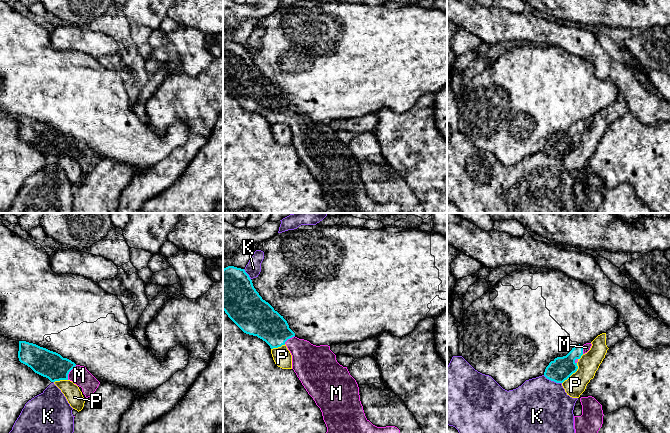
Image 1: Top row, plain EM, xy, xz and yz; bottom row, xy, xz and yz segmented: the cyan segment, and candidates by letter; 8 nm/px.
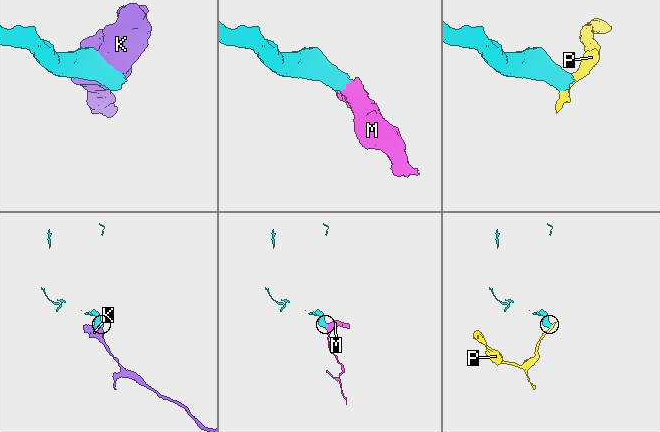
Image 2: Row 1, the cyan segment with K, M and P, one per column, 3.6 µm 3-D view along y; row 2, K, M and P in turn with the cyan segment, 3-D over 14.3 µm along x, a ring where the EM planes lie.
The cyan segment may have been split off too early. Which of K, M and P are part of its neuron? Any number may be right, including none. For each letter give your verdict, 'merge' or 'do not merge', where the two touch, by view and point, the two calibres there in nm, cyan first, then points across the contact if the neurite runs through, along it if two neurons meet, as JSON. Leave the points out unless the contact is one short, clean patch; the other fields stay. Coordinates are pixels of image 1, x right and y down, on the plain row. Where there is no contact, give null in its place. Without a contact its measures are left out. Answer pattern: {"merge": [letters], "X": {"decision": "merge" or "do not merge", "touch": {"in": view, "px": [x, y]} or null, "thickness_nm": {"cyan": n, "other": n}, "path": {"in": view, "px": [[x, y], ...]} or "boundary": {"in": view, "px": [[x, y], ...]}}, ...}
{"merge": ["M"], "K": {"decision": "do not merge", "touch": {"in": "yz", "px": [552, 156]}, "thickness_nm": {"cyan": 190, "other": 480}}, "M": {"decision": "merge", "touch": {"in": "xy", "px": [69, 147]}, "thickness_nm": {"cyan": 220, "other": 160}, "path": {"in": "xy", "px": [[49, 140], [55, 144], [69, 147], [79, 151]]}}, "P": {"decision": "do not merge", "touch": {"in": "yz", "px": [572, 149]}, "thickness_nm": {"cyan": 190, "other": 170}, "boundary": {"in": "yz", "px": [[577, 139], [577, 145], [562, 159]]}}}

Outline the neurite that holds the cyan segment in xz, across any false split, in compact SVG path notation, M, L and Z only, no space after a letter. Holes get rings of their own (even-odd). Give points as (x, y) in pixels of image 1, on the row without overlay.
M234 42L223 45L223 86L244 109L257 112L271 125L287 122L292 131L292 145L322 188L327 203L322 213L401 213L397 203L377 203L366 194L358 160L347 143L337 138L330 122L316 122L297 114L283 92L262 75L244 45Z

